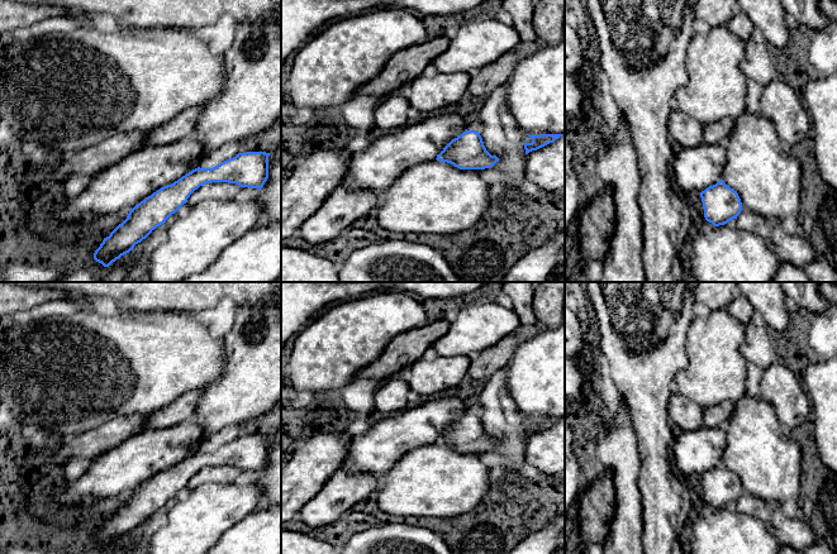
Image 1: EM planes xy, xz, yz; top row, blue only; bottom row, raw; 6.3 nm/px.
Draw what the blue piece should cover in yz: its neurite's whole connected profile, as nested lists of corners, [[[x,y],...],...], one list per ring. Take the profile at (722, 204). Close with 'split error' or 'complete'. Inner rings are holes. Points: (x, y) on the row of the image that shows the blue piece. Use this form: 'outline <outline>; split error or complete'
outline [[[702,143],[683,148],[671,163],[679,186],[700,195],[704,218],[714,226],[737,219],[742,210],[738,194],[722,180],[726,159],[724,144]]]; split error

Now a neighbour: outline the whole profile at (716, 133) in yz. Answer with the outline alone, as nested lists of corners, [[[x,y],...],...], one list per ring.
[[[672,110],[669,118],[669,133],[683,148],[694,148],[702,143],[726,144],[734,128],[734,119],[724,118],[703,125],[680,110]]]

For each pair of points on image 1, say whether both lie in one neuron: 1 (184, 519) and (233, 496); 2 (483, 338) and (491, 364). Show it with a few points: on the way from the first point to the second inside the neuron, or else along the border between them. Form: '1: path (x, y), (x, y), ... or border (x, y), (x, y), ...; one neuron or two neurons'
1: path (196, 519), (201, 519), (212, 509), (220, 506); one neuron
2: path (483, 344), (478, 352), (485, 358); one neuron

